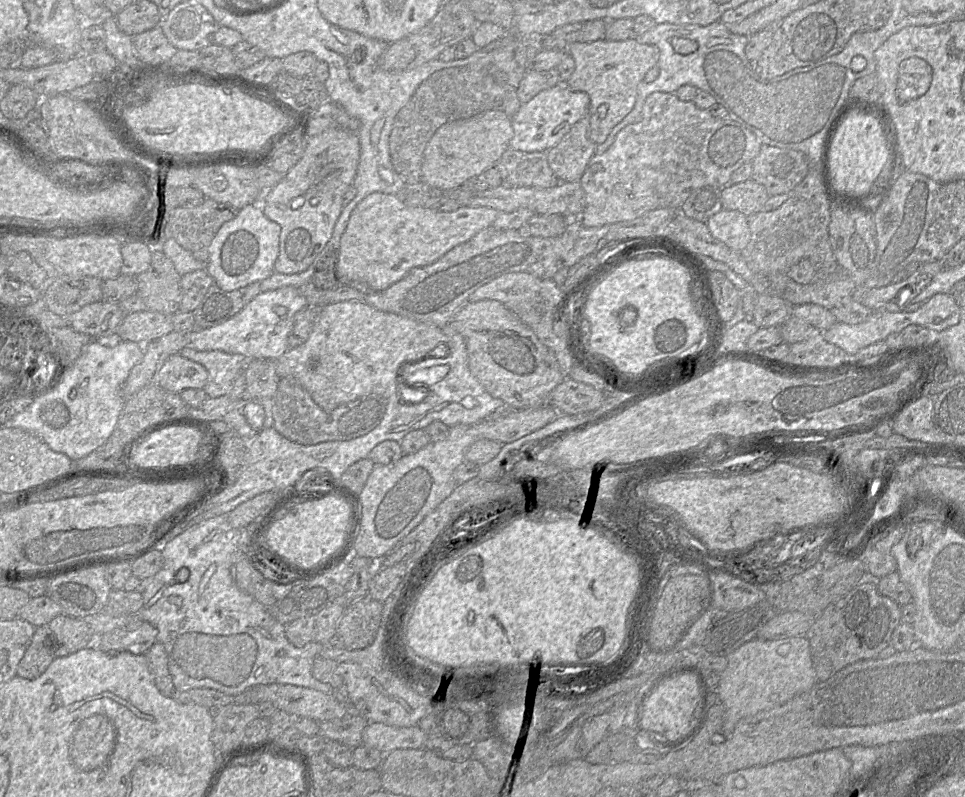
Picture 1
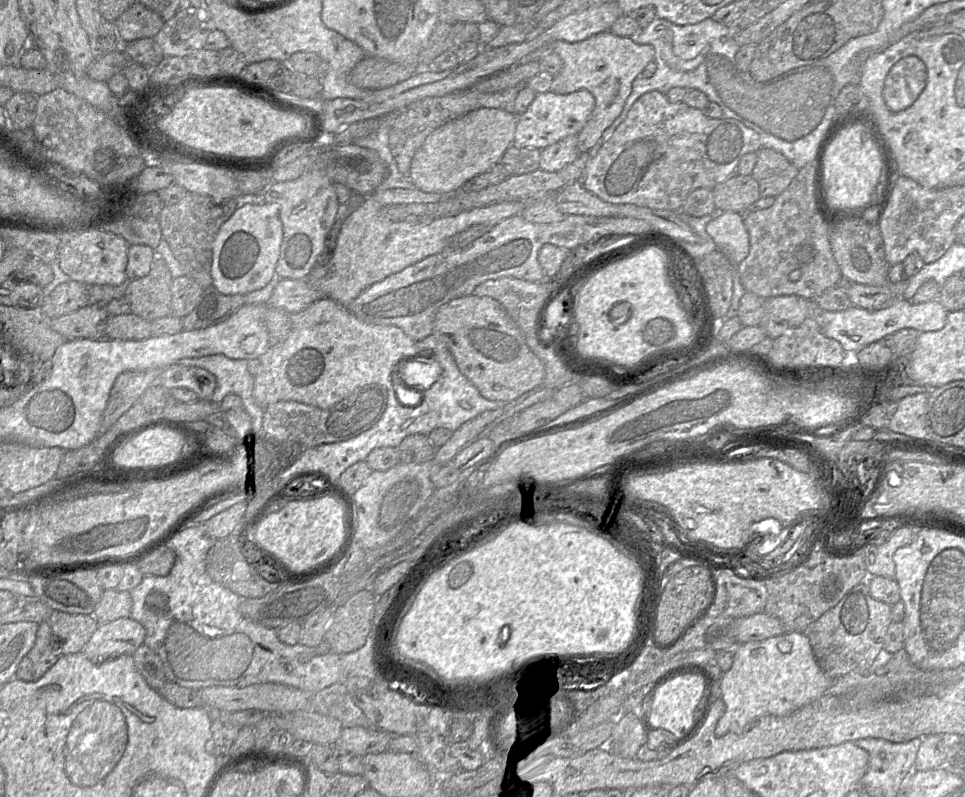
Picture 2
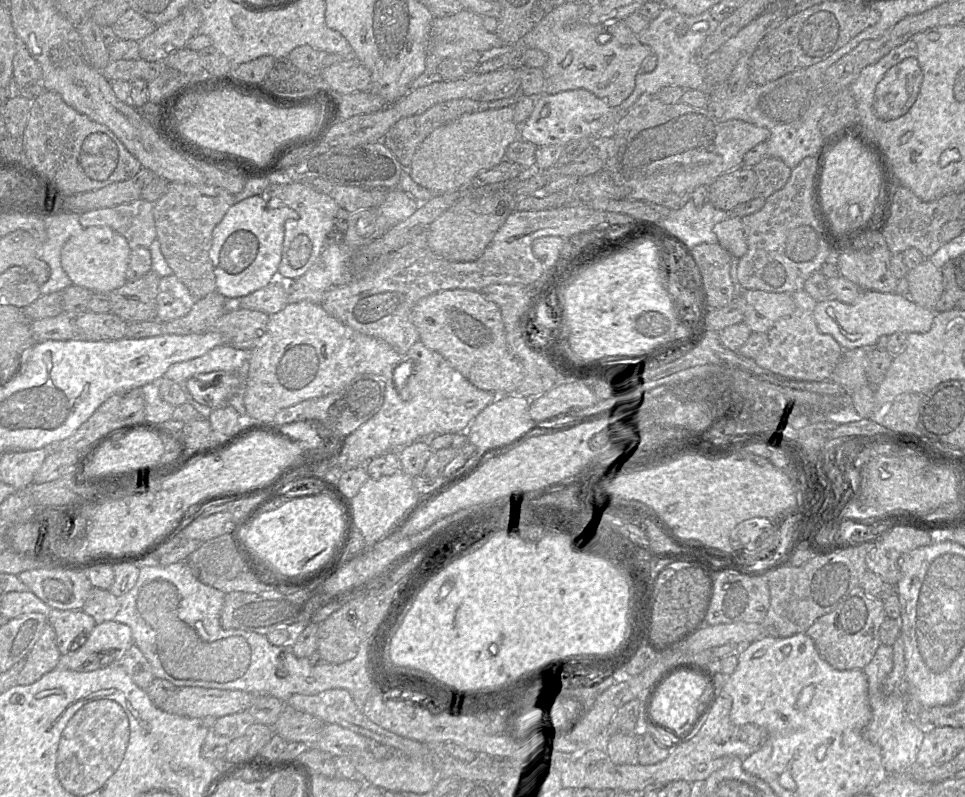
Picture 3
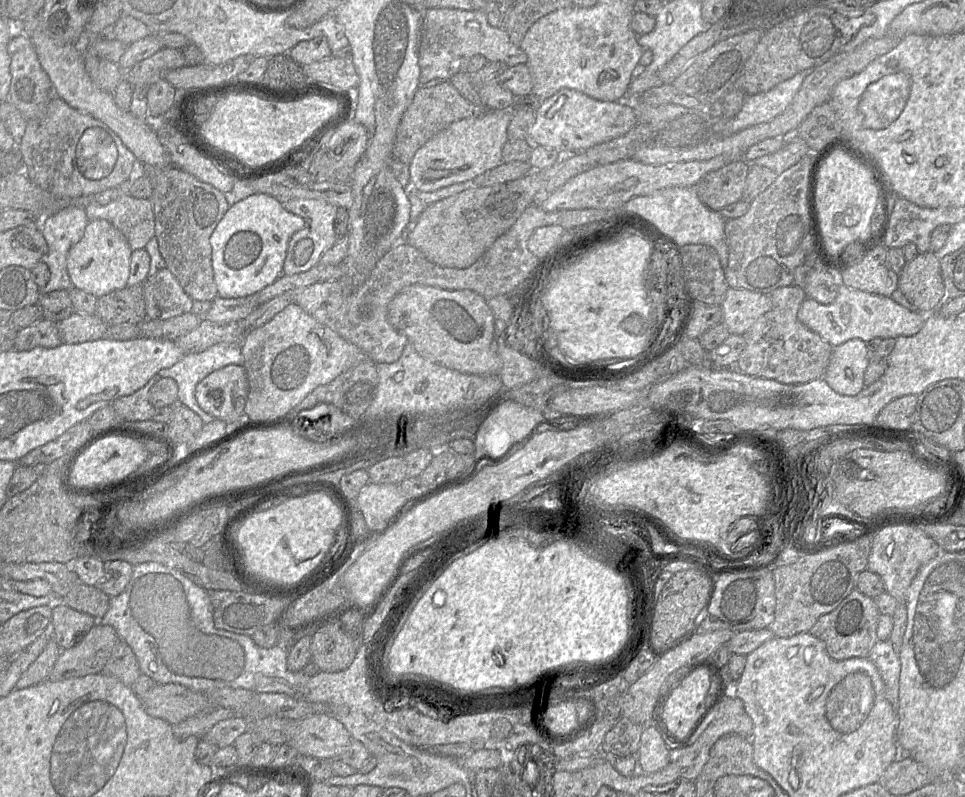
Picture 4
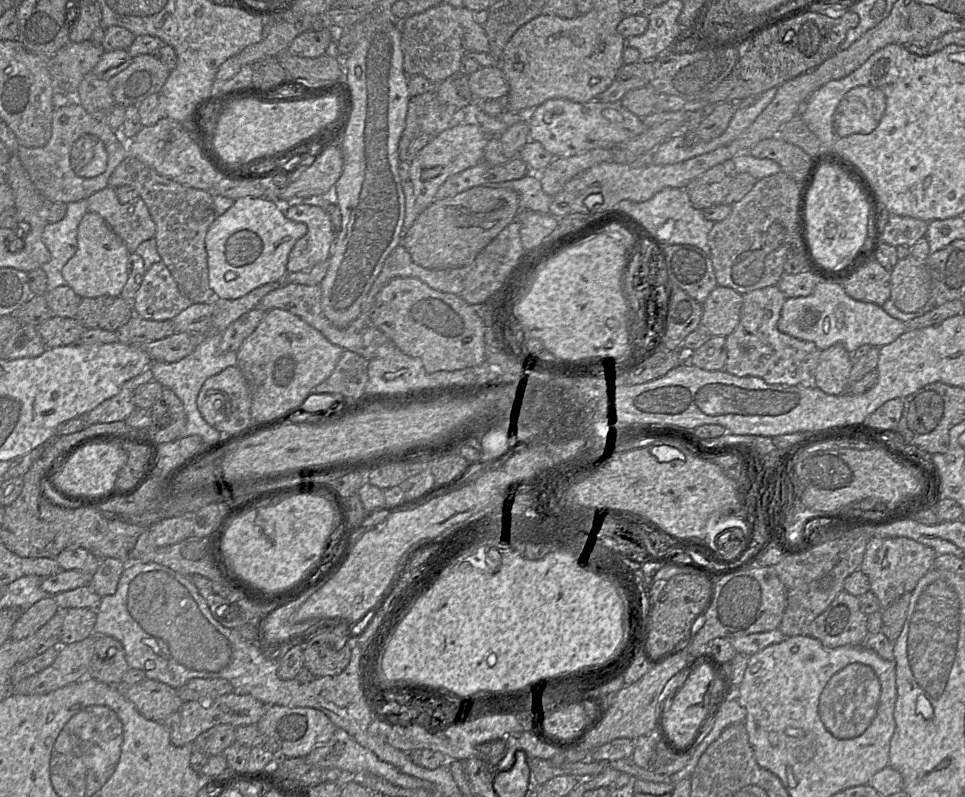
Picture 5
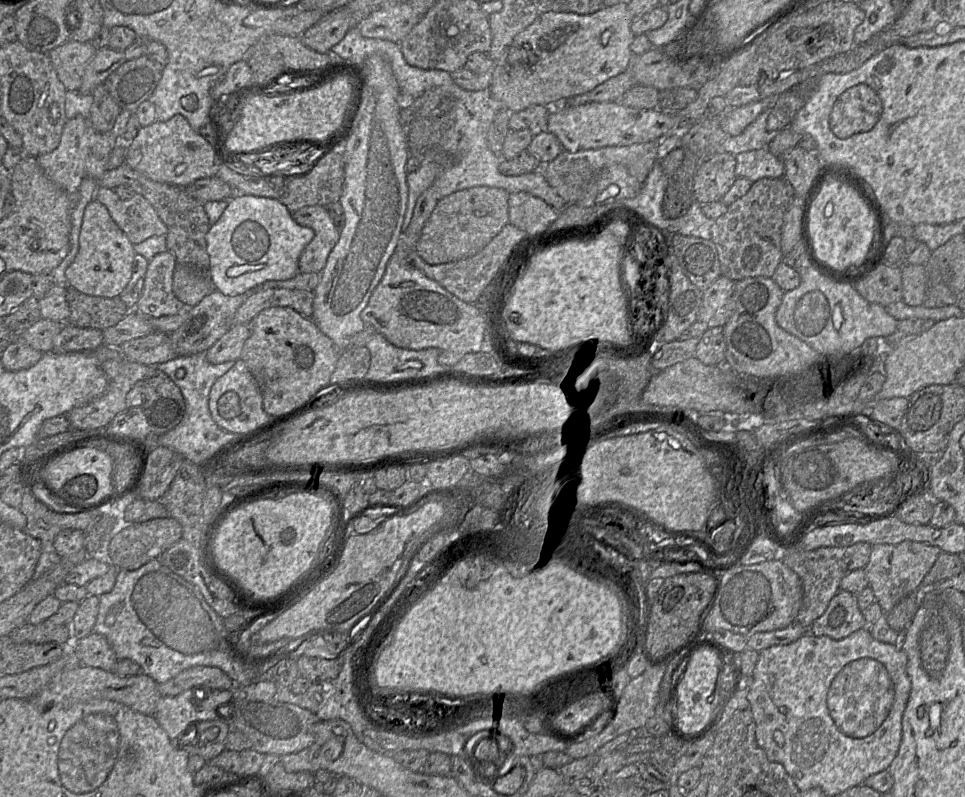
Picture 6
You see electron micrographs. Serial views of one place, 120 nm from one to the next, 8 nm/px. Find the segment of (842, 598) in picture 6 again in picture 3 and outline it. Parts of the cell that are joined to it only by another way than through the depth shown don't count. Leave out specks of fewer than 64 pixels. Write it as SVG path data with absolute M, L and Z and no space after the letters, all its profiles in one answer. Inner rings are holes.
M857 586L836 609L818 618L805 633L814 641L819 654L833 668L840 671L863 670L881 644L879 629L885 619L883 601L868 597Z

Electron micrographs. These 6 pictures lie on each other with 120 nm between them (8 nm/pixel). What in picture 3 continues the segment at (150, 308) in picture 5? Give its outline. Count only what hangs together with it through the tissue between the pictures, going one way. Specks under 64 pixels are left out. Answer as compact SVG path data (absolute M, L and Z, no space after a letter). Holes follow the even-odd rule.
M173 274L161 277L157 295L157 320L168 322L186 315L196 298Z

